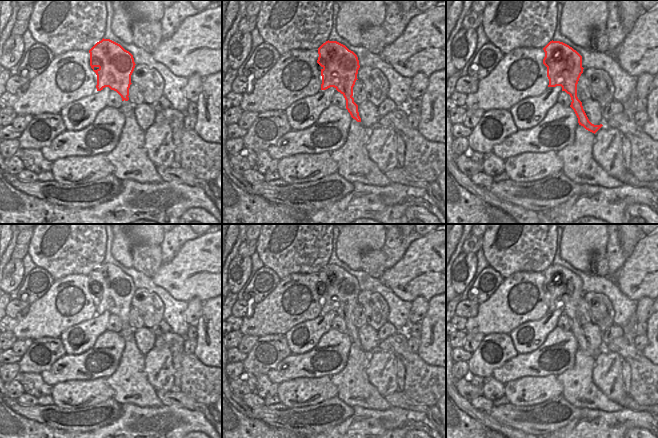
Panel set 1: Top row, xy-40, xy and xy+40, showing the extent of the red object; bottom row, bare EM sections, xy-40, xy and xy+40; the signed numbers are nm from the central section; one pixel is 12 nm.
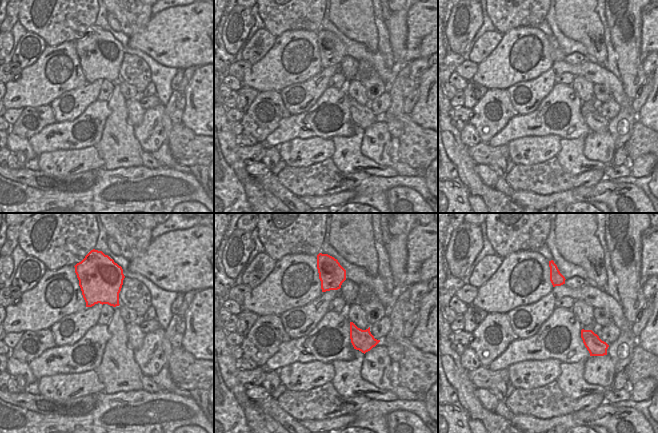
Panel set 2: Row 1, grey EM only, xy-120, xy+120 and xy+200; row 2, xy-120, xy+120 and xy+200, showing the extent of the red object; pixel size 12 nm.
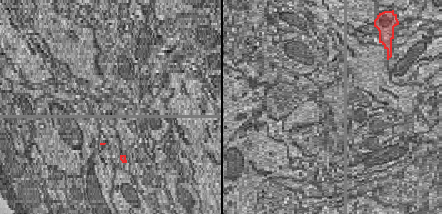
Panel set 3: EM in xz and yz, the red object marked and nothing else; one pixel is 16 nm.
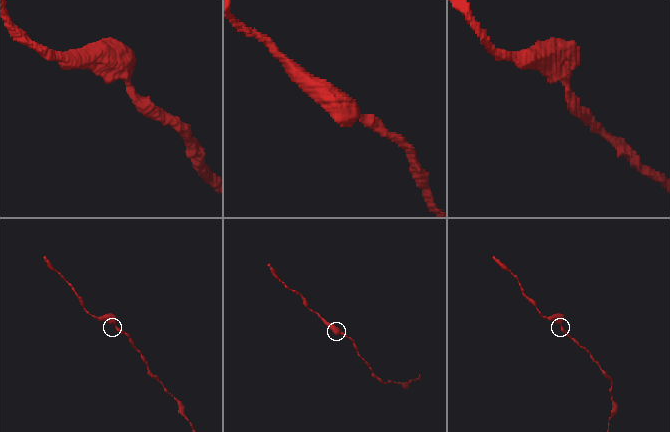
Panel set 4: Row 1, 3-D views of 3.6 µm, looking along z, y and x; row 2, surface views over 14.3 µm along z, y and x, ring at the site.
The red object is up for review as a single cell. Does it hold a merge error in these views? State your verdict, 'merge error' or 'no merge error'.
no merge error

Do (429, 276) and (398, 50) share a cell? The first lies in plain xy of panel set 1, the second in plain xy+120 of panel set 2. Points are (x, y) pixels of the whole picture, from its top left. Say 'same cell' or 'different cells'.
different cells

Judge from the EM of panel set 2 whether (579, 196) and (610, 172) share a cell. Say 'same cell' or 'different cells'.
different cells

